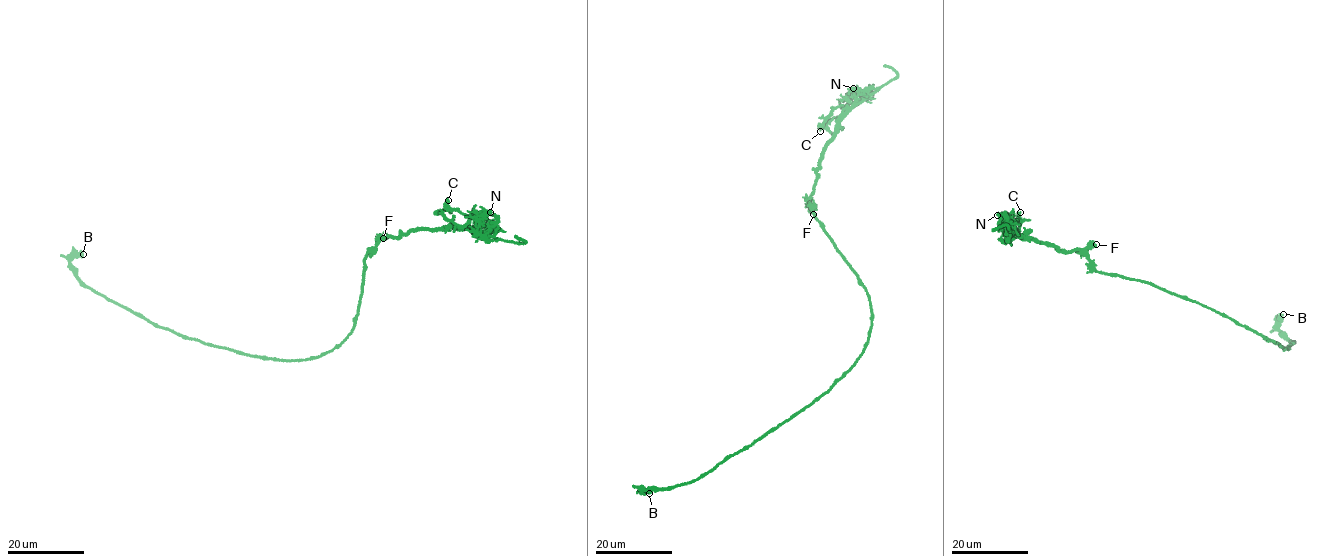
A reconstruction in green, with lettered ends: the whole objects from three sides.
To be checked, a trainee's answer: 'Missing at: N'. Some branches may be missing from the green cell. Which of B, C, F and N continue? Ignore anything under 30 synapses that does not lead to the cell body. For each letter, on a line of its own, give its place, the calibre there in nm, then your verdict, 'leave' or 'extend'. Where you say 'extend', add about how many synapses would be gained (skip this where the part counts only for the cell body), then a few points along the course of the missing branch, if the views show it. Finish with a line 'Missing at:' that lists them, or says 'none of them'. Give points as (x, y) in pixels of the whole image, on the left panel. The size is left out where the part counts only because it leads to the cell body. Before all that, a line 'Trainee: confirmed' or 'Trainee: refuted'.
Trainee: refuted
B: at (83, 254); 400 nm thick; leave
C: at (448, 200); 100 nm thick; leave
F: at (383, 238); 400 nm thick; leave
N: at (490, 212); 320 nm thick; leave
Missing at: none of them

